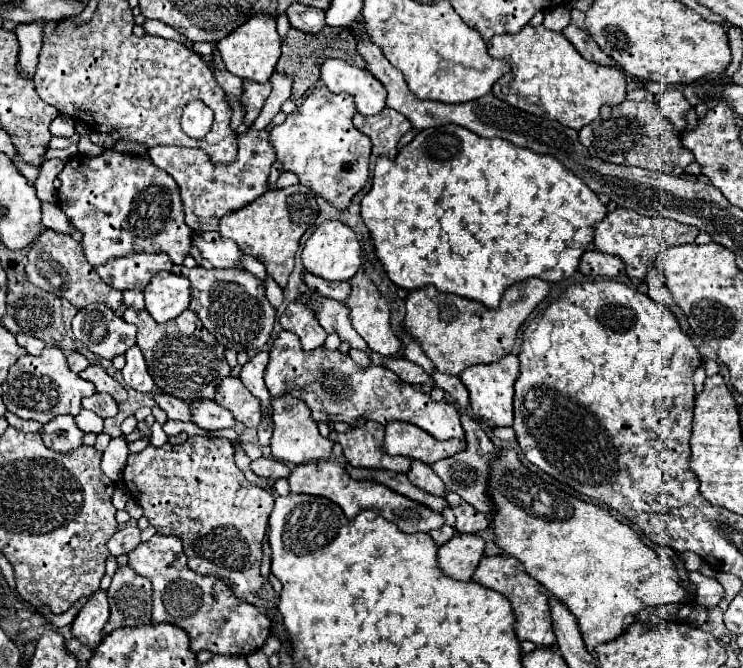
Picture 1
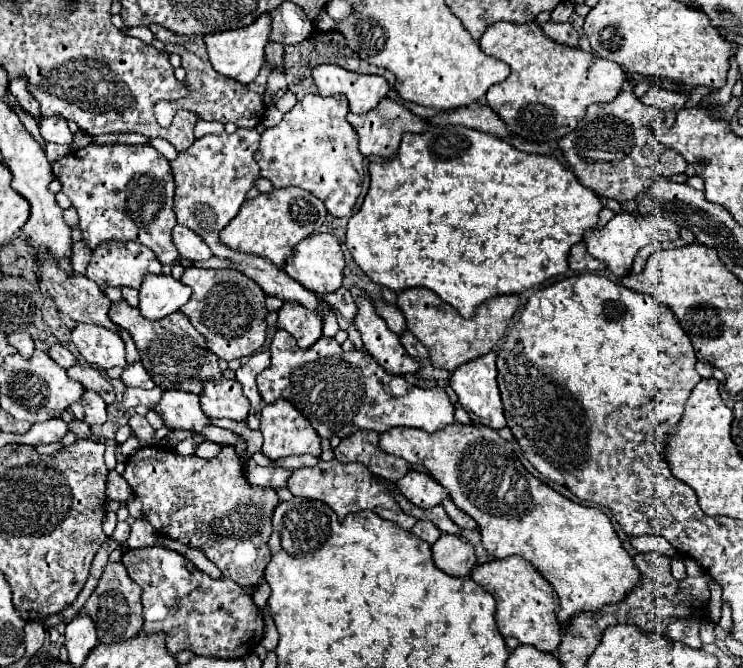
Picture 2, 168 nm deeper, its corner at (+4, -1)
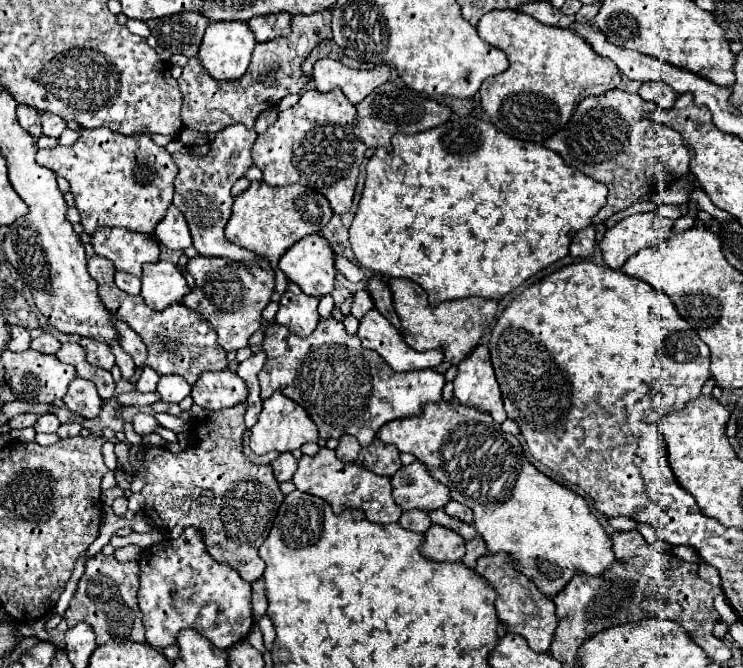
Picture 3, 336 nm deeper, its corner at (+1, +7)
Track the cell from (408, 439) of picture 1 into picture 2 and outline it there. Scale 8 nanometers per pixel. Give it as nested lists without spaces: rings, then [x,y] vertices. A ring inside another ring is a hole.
[[[452,424],[442,432],[422,432],[420,428],[390,428],[380,434],[380,448],[394,456],[404,458],[408,464],[422,464],[452,496],[454,504],[472,516],[482,534],[486,552],[494,558],[520,556],[530,562],[554,588],[560,602],[558,620],[562,628],[570,626],[570,620],[584,612],[600,612],[608,604],[622,602],[642,582],[642,572],[634,564],[634,558],[622,546],[610,518],[600,508],[588,508],[576,504],[538,478],[534,478],[514,454],[514,448],[500,434],[482,424]]]

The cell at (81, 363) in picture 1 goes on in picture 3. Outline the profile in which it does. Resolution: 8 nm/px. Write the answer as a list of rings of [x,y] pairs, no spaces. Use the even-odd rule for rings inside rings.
[[[41,332],[39,336],[35,336],[31,340],[31,348],[37,350],[37,352],[41,352],[41,354],[55,354],[57,348],[61,348],[61,342],[55,336]]]

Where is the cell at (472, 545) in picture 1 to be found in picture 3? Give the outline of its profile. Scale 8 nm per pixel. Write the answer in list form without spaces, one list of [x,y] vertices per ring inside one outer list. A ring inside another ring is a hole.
[[[433,524],[425,532],[421,554],[433,562],[459,562],[465,554],[465,540],[445,526]]]

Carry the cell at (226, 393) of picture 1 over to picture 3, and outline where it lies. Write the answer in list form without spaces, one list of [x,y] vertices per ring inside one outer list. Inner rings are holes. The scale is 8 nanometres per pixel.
[[[203,372],[191,388],[191,398],[205,410],[223,410],[245,402],[247,388],[235,372]]]

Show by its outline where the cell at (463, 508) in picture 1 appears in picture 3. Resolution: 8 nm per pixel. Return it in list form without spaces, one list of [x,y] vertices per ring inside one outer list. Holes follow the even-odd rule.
[[[451,500],[447,506],[445,506],[445,512],[453,518],[459,518],[461,522],[467,522],[467,524],[473,524],[473,512],[469,512],[469,508],[461,502],[455,502]]]

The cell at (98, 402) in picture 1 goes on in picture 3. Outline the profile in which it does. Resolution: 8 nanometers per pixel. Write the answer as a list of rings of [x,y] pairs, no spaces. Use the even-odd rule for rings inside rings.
[[[73,378],[67,394],[63,396],[65,408],[81,414],[83,418],[95,418],[101,412],[101,398],[93,382],[83,378]]]

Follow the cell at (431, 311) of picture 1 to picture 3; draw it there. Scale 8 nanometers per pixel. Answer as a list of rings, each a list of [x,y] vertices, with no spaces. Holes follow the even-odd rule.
[[[389,278],[387,280],[393,294],[393,308],[401,320],[401,334],[409,346],[417,352],[425,350],[441,350],[445,352],[445,360],[451,364],[459,364],[473,346],[479,344],[485,328],[493,324],[497,314],[497,300],[485,298],[461,298],[441,302],[437,308],[431,308],[425,296],[425,290],[407,278]]]

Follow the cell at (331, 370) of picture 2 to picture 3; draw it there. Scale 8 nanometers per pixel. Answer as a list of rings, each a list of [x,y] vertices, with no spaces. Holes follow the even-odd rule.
[[[321,318],[315,332],[307,338],[301,338],[293,332],[289,332],[285,326],[271,324],[265,330],[265,336],[261,340],[261,348],[267,354],[265,366],[259,372],[259,388],[261,398],[267,400],[275,390],[283,392],[287,398],[297,402],[305,408],[305,412],[311,416],[311,420],[319,428],[321,438],[339,438],[343,434],[351,434],[359,440],[359,444],[365,448],[373,442],[379,428],[395,418],[415,416],[421,412],[423,404],[427,402],[439,402],[441,390],[445,386],[443,374],[437,374],[433,370],[413,370],[413,372],[395,372],[377,356],[377,352],[367,350],[361,346],[361,340],[357,334],[347,334],[341,322],[335,318]]]

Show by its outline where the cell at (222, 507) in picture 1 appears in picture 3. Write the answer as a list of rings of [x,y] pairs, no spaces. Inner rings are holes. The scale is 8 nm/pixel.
[[[237,404],[229,410],[209,412],[205,420],[191,424],[191,444],[187,450],[179,454],[171,454],[167,448],[149,448],[145,450],[143,468],[137,472],[139,478],[145,480],[141,494],[145,496],[145,514],[151,522],[165,530],[167,538],[177,538],[187,526],[197,526],[205,534],[205,546],[213,560],[225,562],[233,566],[239,576],[247,582],[255,582],[263,576],[265,562],[257,556],[259,546],[265,542],[273,518],[283,502],[283,492],[279,490],[279,482],[273,476],[269,464],[253,464],[243,452],[243,434],[247,430],[243,416],[247,406]]]

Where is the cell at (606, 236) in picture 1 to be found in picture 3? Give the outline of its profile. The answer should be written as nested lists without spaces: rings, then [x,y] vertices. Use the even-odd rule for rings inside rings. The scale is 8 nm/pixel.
[[[655,212],[633,214],[605,232],[603,240],[599,242],[603,260],[609,268],[619,270],[635,252],[669,240],[671,230],[673,220],[661,218]]]

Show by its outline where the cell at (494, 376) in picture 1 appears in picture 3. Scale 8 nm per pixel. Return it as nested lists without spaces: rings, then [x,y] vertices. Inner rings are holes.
[[[485,344],[475,346],[473,352],[459,362],[459,372],[453,380],[453,396],[463,406],[473,406],[481,412],[491,414],[497,422],[505,422],[507,414],[503,410],[503,400],[495,372],[489,360],[489,350]]]

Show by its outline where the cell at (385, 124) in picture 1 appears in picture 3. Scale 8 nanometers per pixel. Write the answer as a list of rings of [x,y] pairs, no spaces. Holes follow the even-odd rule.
[[[393,82],[383,84],[381,88],[373,90],[361,104],[357,104],[357,138],[361,142],[365,142],[369,148],[387,148],[391,150],[391,136],[395,132],[401,134],[417,134],[417,132],[425,132],[431,130],[435,126],[441,126],[445,122],[449,122],[451,118],[451,108],[437,102],[435,98],[409,90],[409,88],[401,88],[395,86]]]

